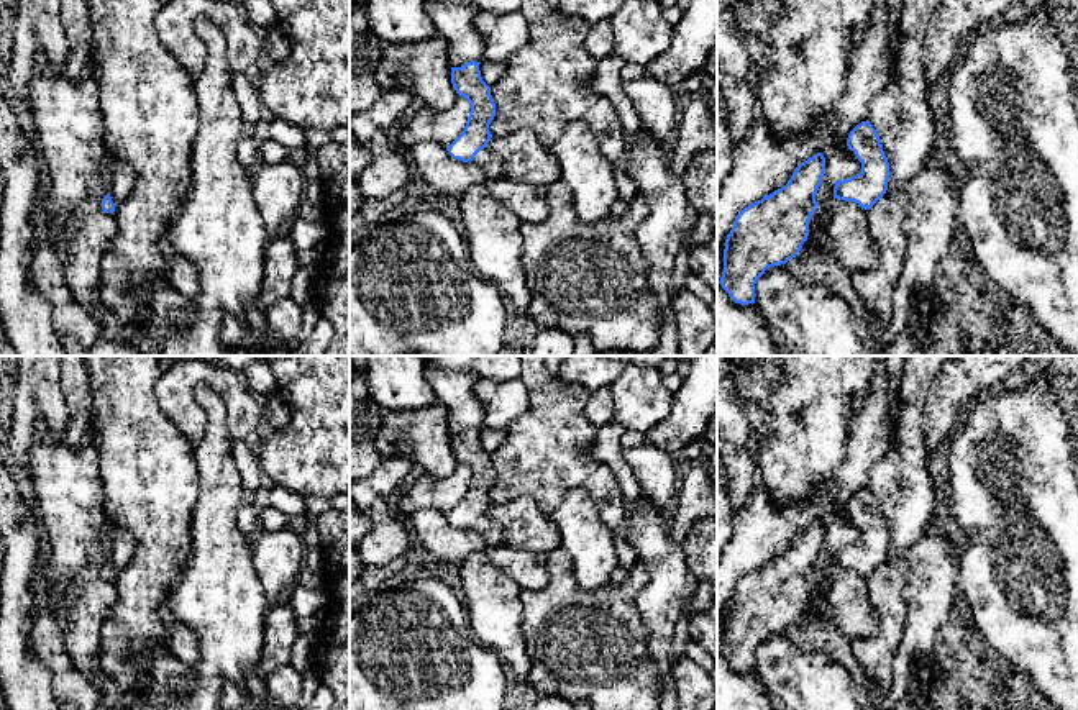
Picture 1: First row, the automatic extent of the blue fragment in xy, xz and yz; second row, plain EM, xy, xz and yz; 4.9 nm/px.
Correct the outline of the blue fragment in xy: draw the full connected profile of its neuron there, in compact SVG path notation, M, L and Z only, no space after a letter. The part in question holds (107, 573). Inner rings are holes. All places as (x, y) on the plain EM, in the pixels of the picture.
M112 523L110 526L110 558L102 566L102 577L105 580L115 579L115 572L128 564L133 556L136 541L131 531L126 528Z

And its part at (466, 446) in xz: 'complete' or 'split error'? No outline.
split error

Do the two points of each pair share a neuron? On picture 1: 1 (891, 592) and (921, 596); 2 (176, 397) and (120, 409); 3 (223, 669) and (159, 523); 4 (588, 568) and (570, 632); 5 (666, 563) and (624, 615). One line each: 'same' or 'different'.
1: different
2: different
3: different
4: different
5: different

